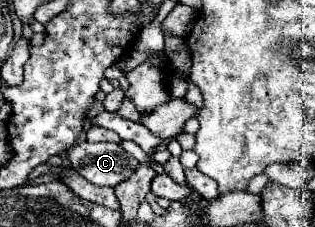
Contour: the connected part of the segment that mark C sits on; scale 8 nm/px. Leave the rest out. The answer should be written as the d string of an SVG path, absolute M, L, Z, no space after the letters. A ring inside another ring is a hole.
M79 143L67 151L71 167L89 183L99 187L115 187L139 165L135 157L123 151L117 143Z

